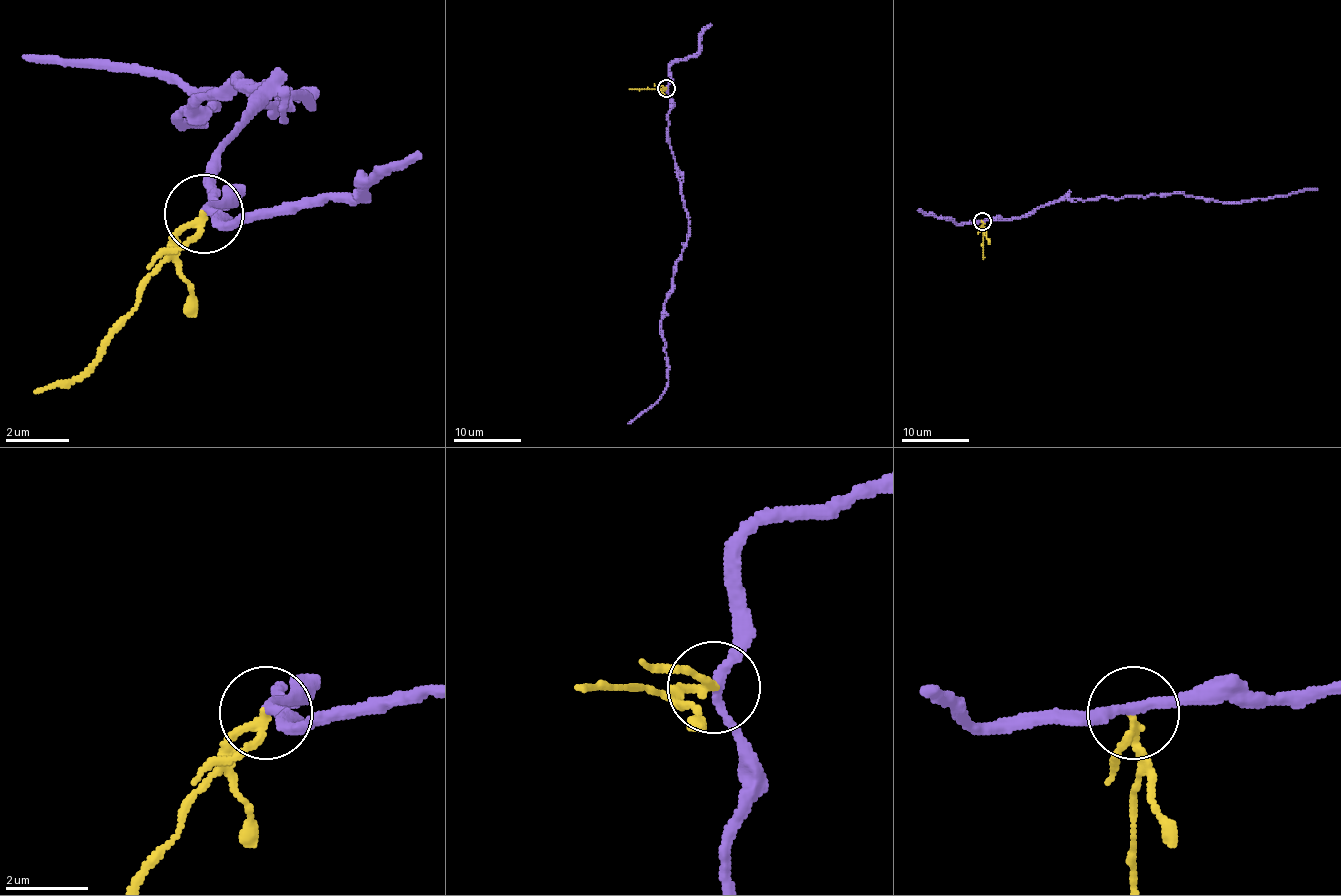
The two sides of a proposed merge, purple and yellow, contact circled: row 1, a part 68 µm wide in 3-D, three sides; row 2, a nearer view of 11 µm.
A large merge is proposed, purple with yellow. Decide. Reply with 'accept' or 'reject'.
reject

